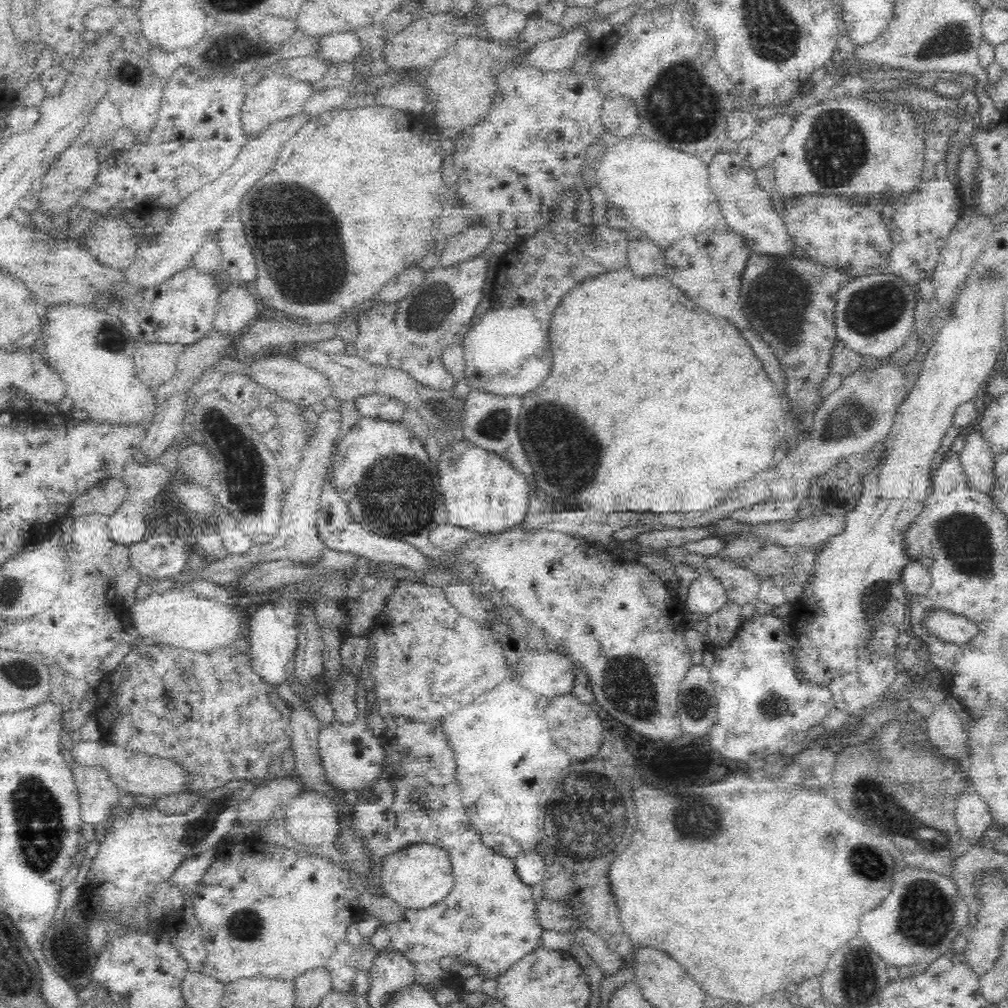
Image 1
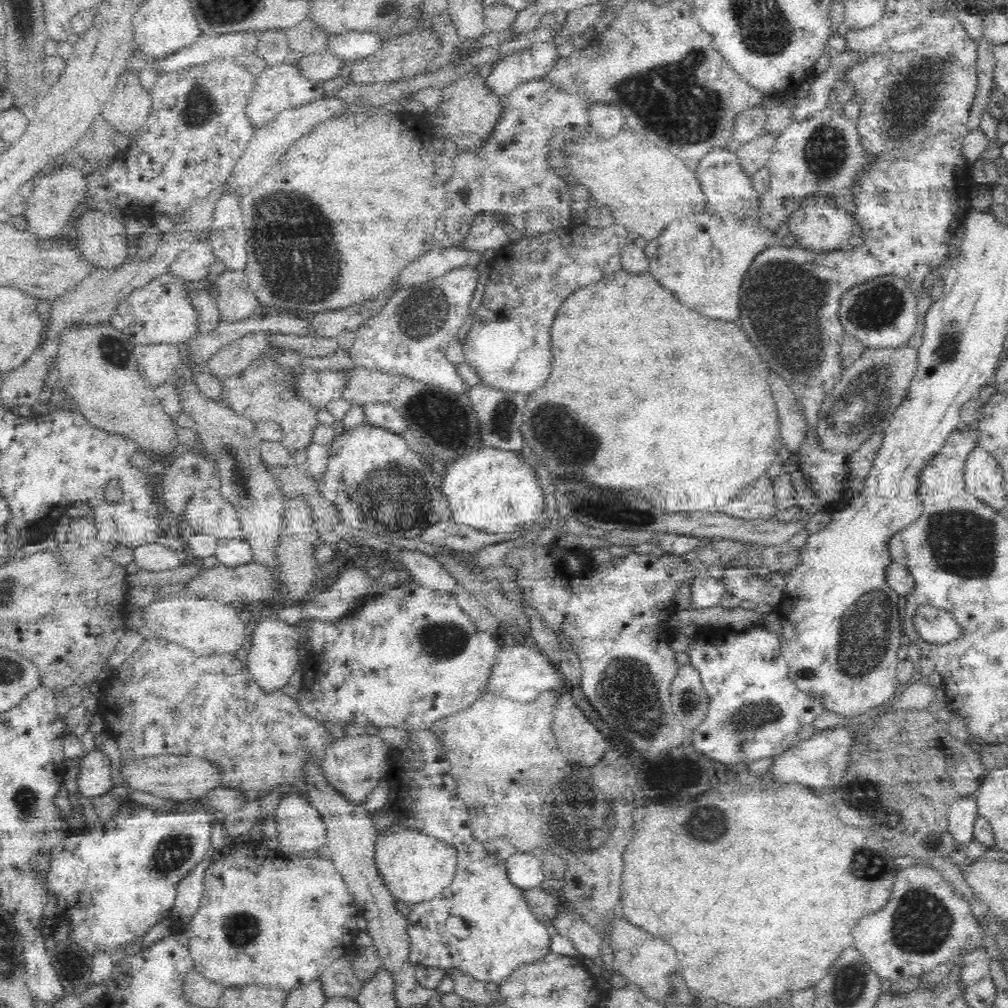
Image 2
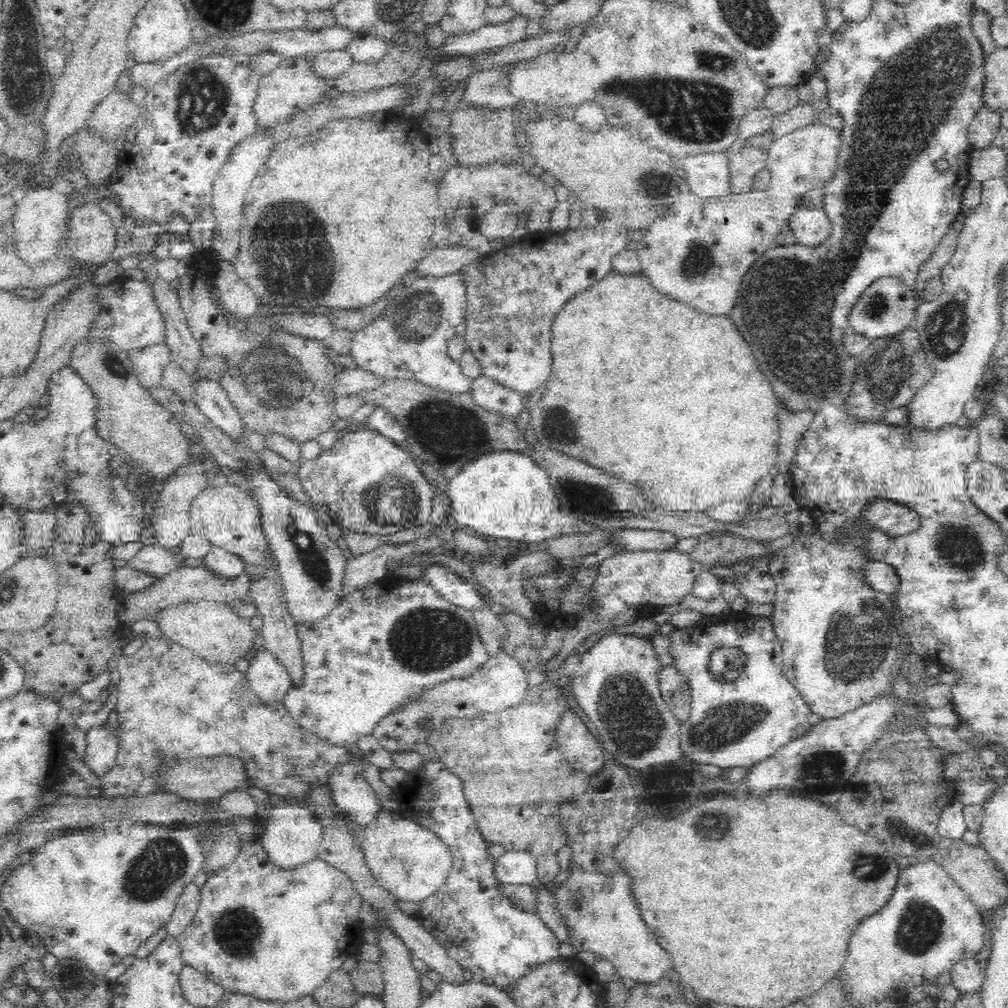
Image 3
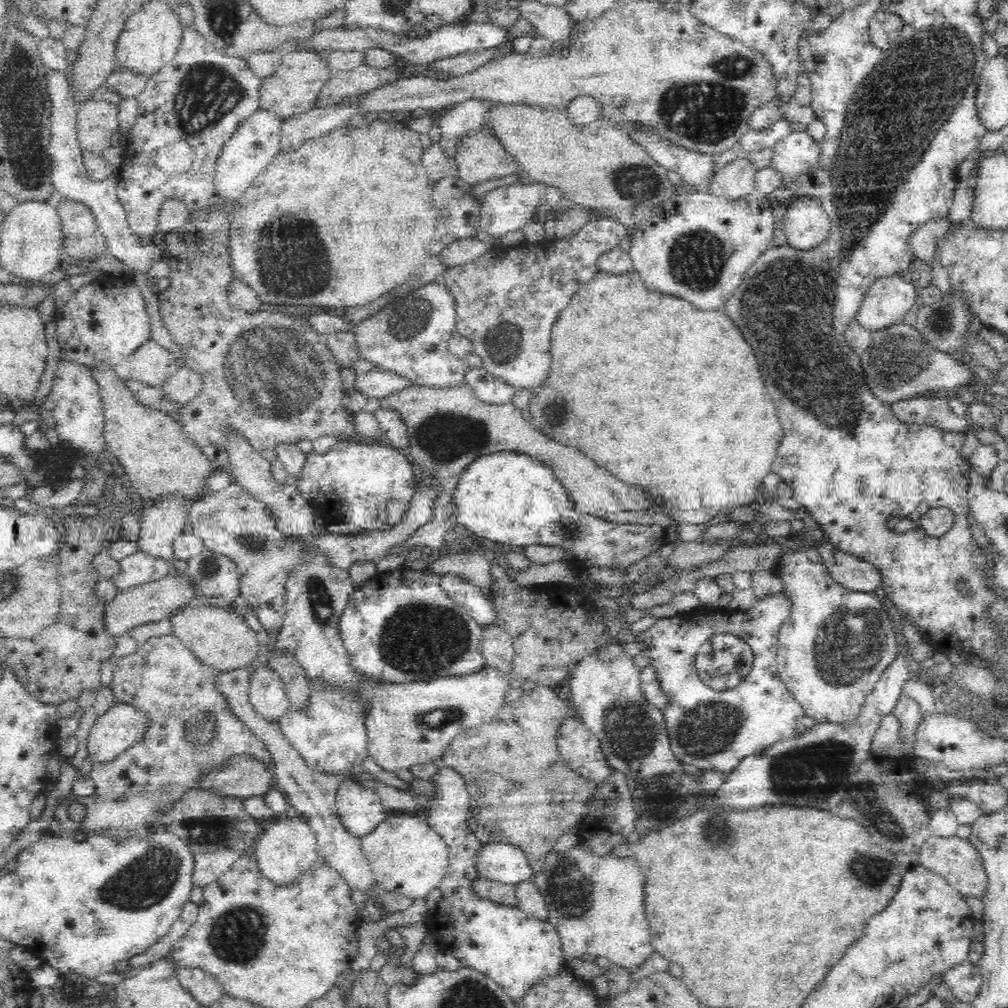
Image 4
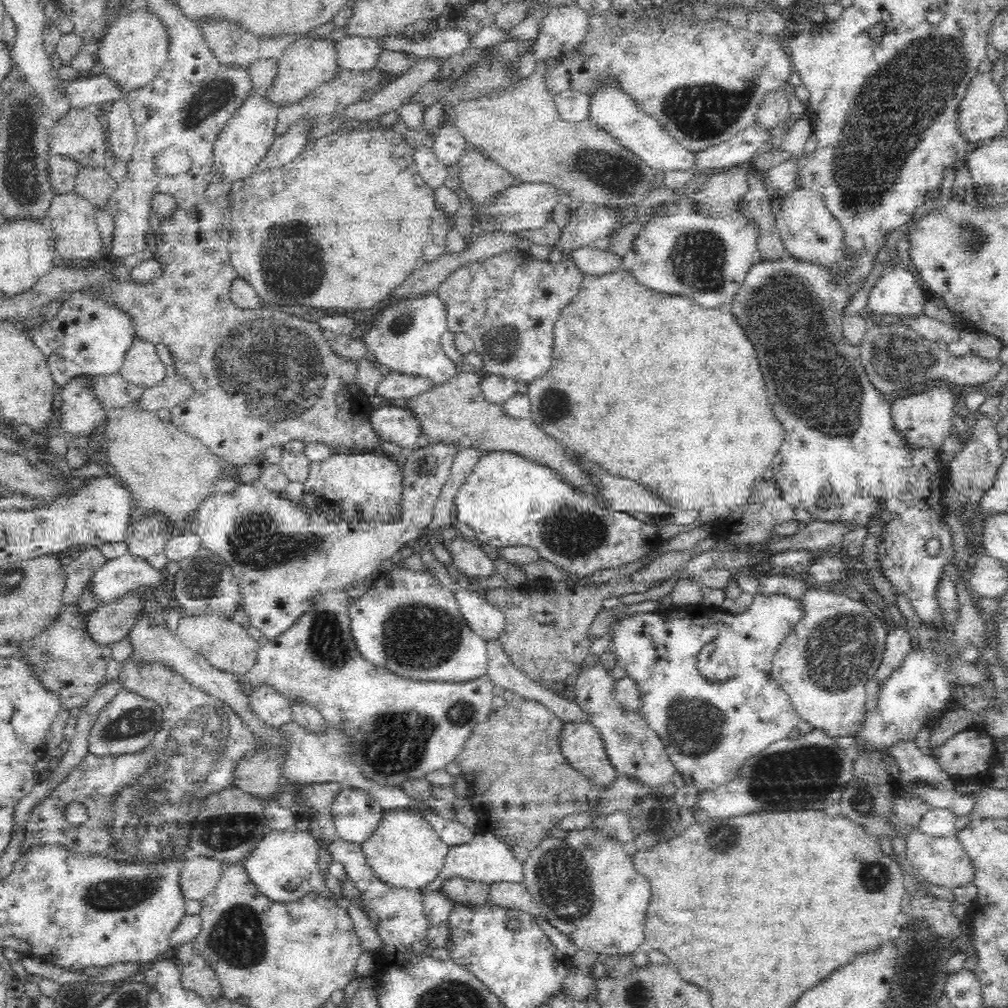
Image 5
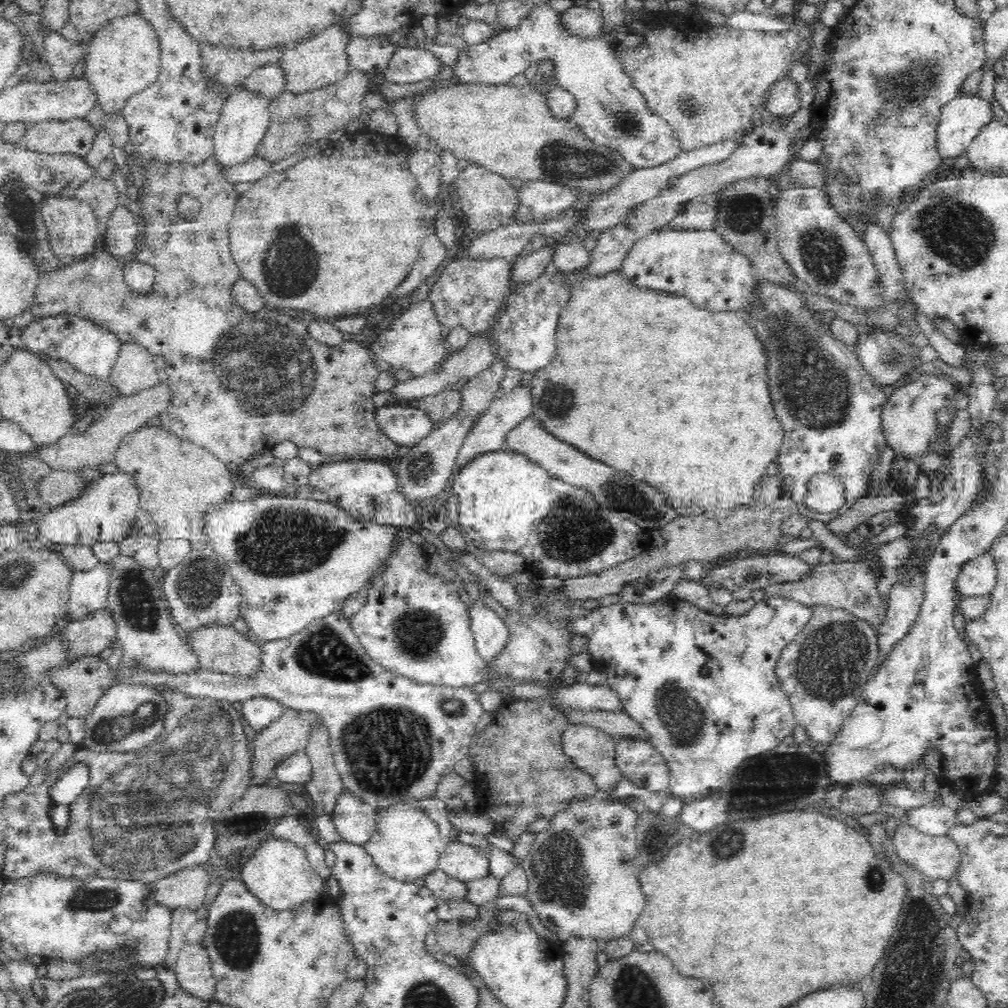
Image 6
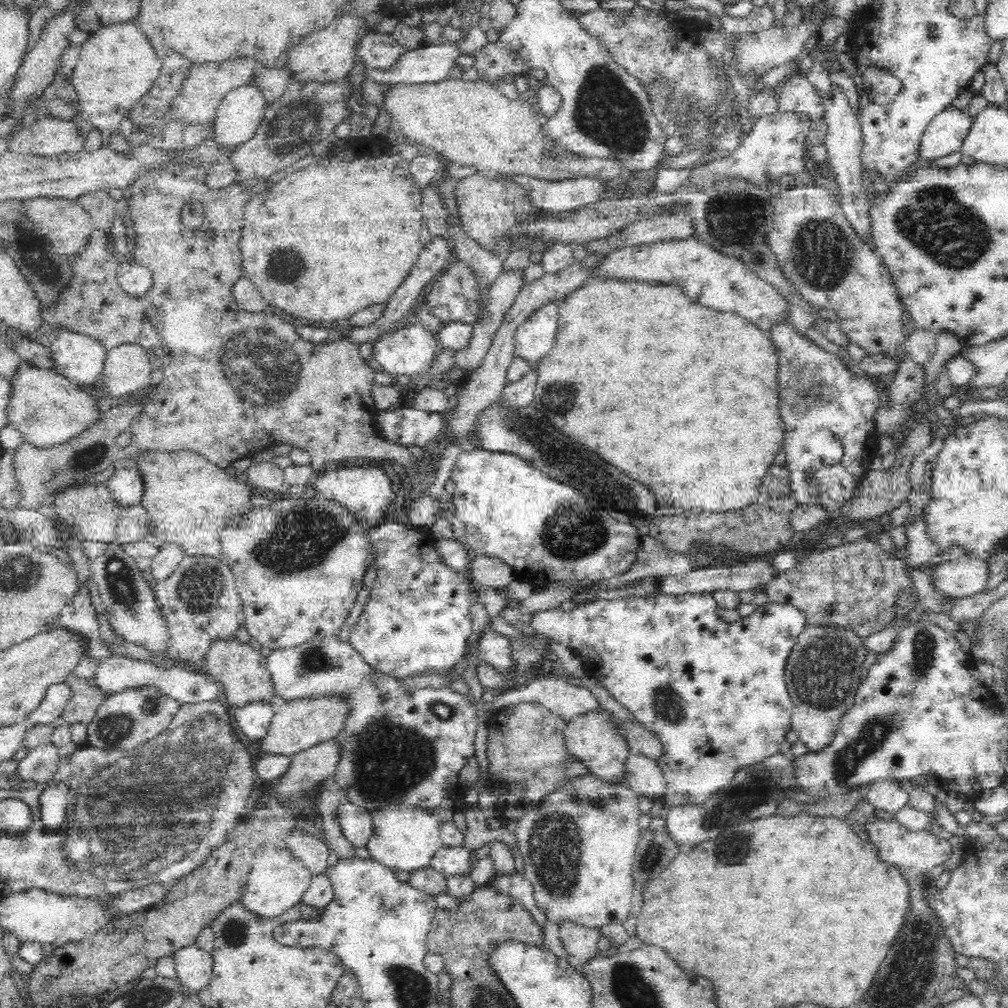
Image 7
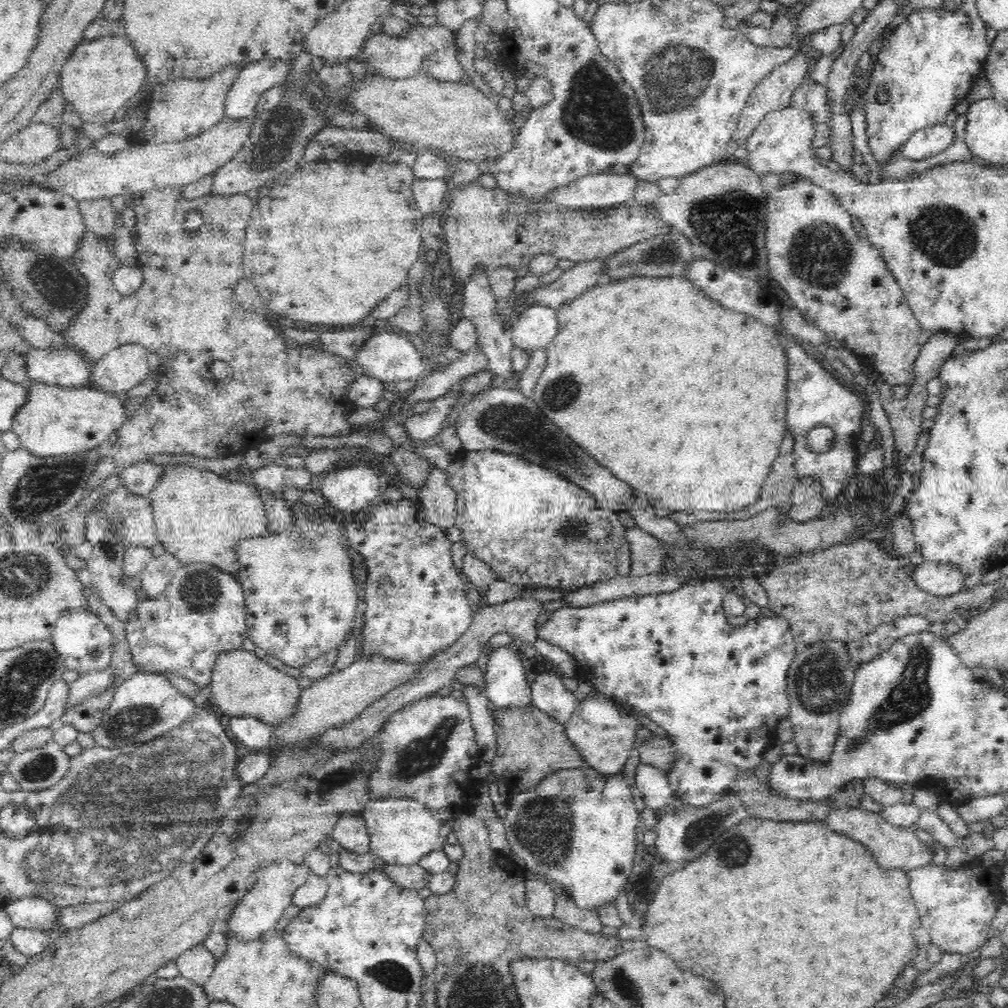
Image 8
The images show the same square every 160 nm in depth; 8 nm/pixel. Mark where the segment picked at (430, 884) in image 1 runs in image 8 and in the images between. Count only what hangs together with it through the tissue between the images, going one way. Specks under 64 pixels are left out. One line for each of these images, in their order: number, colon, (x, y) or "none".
2: (416, 867)
3: (411, 862)
4: (407, 856)
5: (404, 851)
6: (406, 845)
7: (405, 839)
8: (402, 832)

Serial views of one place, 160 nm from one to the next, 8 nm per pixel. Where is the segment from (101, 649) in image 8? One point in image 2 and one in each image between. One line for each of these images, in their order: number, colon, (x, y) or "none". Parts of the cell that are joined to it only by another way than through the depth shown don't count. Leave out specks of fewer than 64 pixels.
2: (165, 555)
3: (153, 558)
4: (140, 568)
5: (123, 575)
6: (89, 592)
7: (80, 615)

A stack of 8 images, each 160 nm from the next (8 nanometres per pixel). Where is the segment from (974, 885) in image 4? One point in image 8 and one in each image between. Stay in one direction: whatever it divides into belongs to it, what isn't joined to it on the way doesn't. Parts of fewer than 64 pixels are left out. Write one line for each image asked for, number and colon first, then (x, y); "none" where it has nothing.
5: (943, 860)
6: (938, 857)
7: (915, 852)
8: (893, 847)

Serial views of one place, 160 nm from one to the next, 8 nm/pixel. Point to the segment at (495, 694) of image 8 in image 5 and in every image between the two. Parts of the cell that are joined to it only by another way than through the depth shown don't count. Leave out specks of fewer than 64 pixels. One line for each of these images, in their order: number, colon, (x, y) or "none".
5: (488, 621)
6: (490, 632)
7: (494, 648)

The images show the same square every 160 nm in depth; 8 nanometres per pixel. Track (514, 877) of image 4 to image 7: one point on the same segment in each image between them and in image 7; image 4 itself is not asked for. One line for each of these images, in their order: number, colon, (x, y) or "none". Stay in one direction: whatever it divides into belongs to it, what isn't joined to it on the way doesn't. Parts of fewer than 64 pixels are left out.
5: (485, 858)
6: (466, 863)
7: (456, 860)

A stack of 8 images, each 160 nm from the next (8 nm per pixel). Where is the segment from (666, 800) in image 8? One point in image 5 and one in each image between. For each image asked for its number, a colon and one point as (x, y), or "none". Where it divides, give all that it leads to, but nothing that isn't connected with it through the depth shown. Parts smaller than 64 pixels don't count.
5: (634, 749)
6: (640, 762)
7: (643, 774)

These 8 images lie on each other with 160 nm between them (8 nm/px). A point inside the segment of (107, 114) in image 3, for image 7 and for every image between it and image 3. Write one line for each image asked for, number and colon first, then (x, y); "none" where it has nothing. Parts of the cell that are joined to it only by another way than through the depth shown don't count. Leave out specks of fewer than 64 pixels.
4: (97, 121)
5: (81, 135)
6: (76, 136)
7: (47, 137)

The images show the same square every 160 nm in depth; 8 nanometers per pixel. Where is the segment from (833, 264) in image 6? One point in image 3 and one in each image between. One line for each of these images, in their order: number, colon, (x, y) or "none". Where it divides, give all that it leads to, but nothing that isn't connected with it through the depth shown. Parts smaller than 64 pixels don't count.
3: (811, 228)
4: (807, 225)
5: (808, 230)

